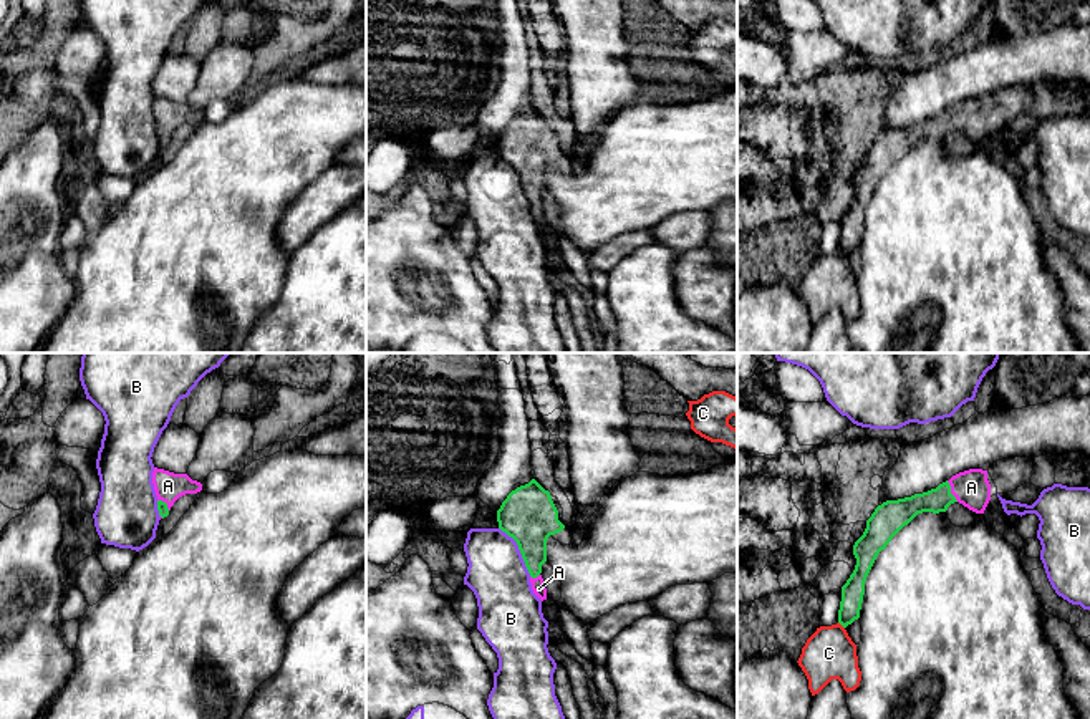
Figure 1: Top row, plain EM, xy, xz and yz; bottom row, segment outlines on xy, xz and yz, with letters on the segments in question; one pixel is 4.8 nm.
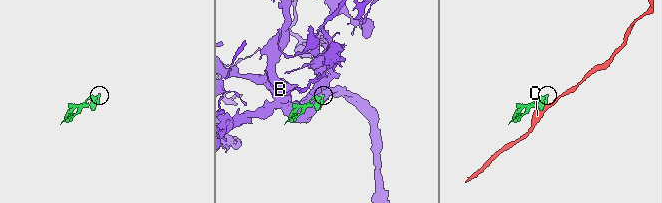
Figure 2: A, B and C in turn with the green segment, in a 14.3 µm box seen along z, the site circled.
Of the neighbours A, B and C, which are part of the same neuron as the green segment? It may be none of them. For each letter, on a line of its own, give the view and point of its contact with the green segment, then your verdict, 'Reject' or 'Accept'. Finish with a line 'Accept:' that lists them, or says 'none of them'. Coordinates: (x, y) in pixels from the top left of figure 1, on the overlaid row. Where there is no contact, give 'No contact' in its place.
A: Touches green at yz (950, 491). Accept
B: Touches green at xz (519, 549). Reject
C: Touches green at yz (840, 623). Reject
Accept: A

